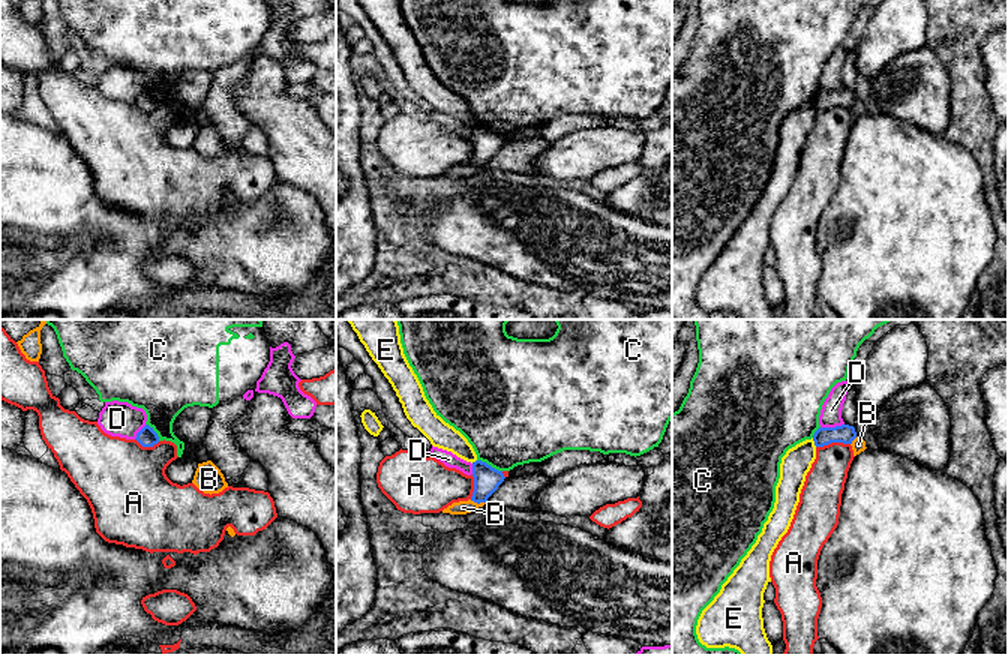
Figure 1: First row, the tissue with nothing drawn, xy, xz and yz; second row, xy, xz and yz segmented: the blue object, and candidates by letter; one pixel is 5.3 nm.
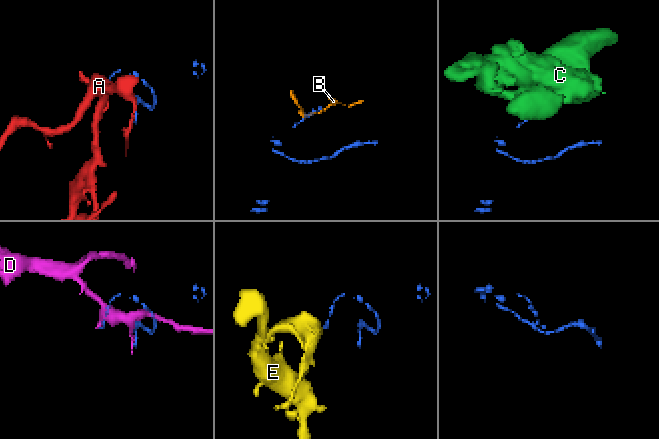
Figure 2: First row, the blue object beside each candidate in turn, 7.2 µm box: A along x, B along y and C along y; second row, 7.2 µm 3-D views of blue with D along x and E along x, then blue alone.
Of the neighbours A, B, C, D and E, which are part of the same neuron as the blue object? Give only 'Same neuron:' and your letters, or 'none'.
Same neuron: none

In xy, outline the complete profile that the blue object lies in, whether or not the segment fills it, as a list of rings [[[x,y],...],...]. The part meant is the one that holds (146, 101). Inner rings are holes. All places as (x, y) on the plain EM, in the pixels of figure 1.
[[[146,88],[135,102],[142,111],[153,111],[154,108],[159,106],[159,100],[158,98],[153,94],[153,92],[150,92],[148,88]]]

